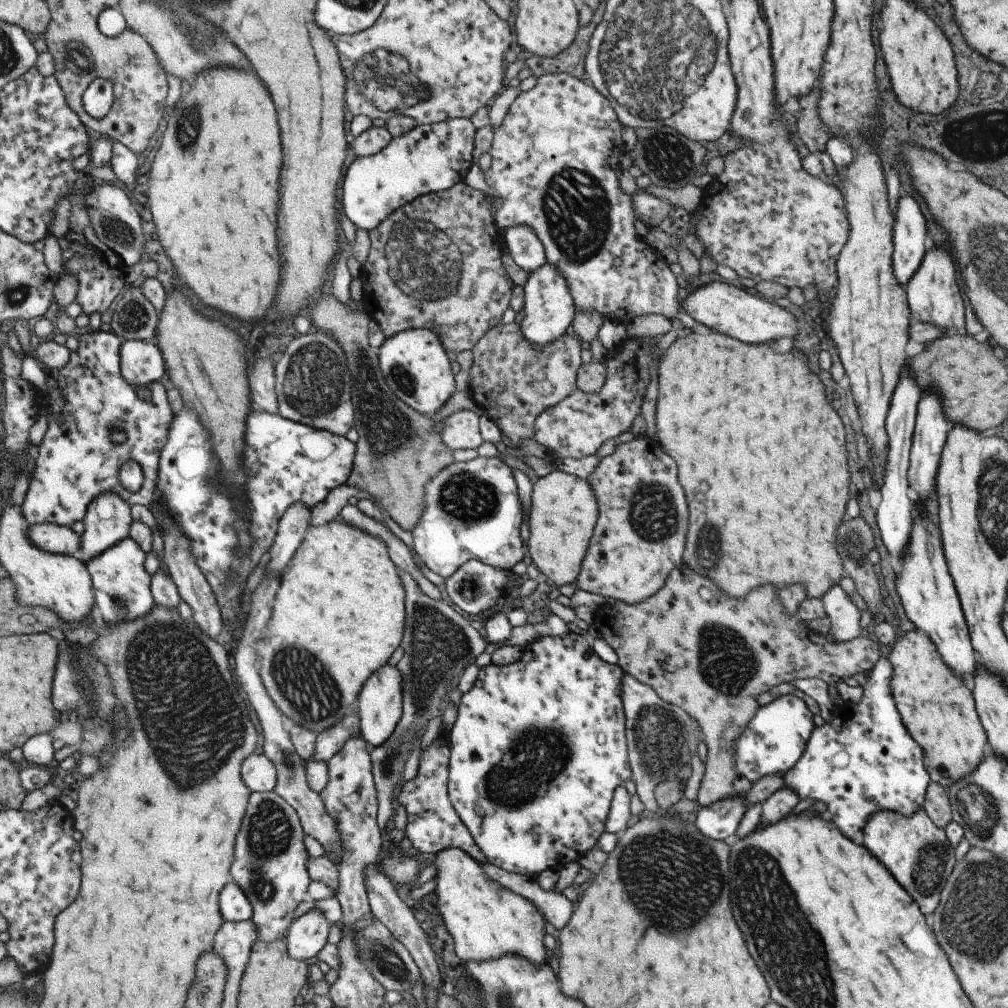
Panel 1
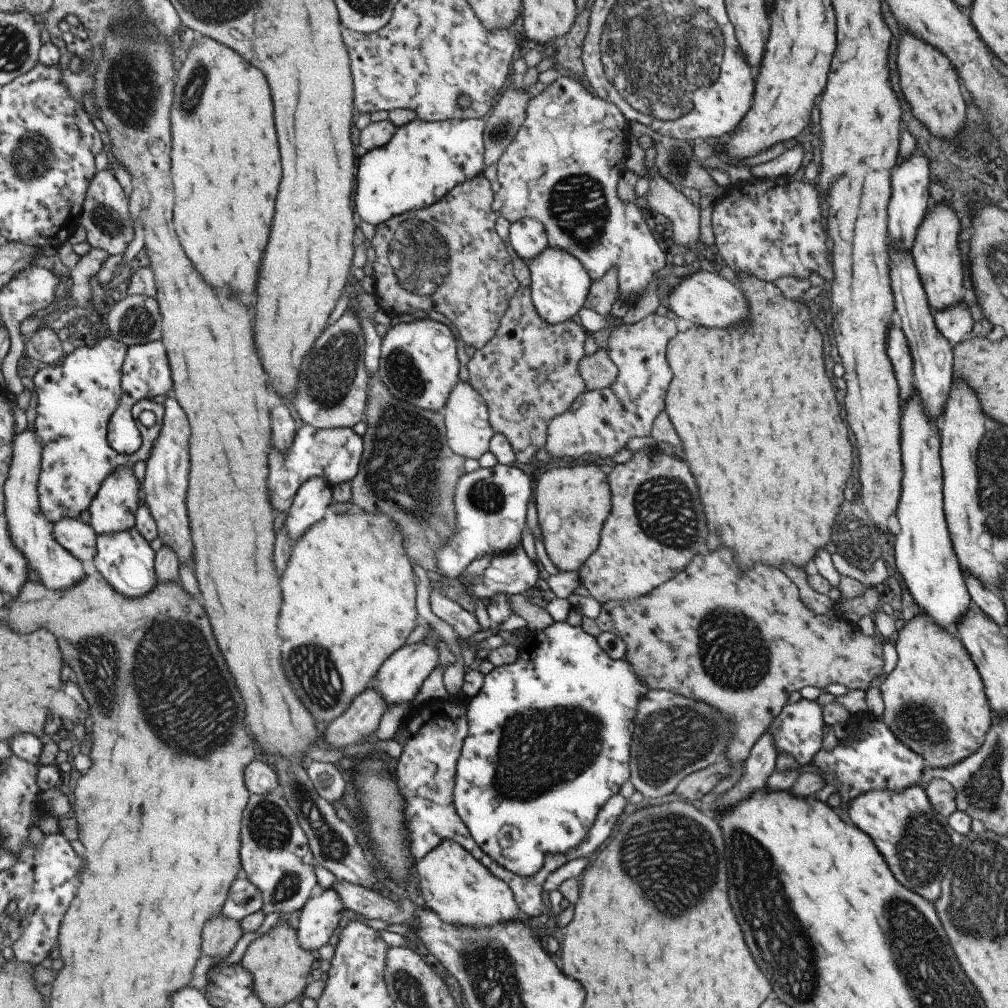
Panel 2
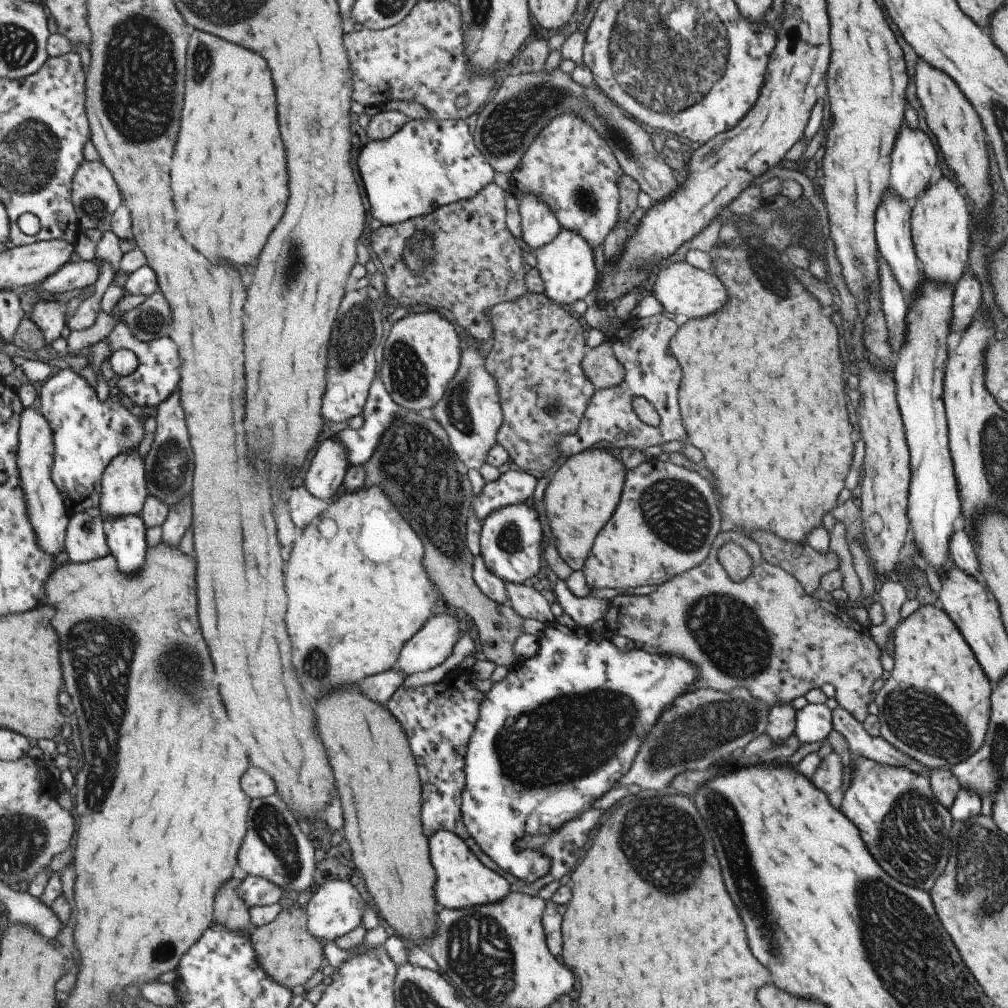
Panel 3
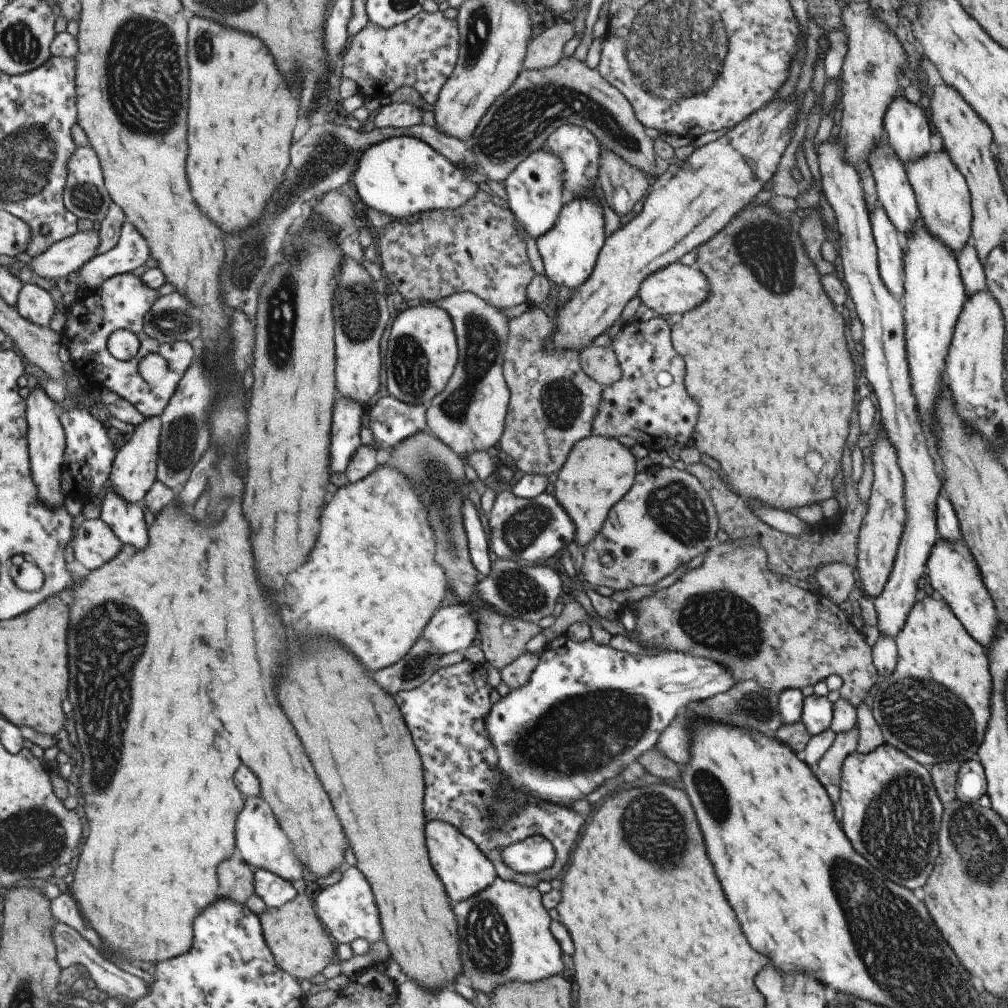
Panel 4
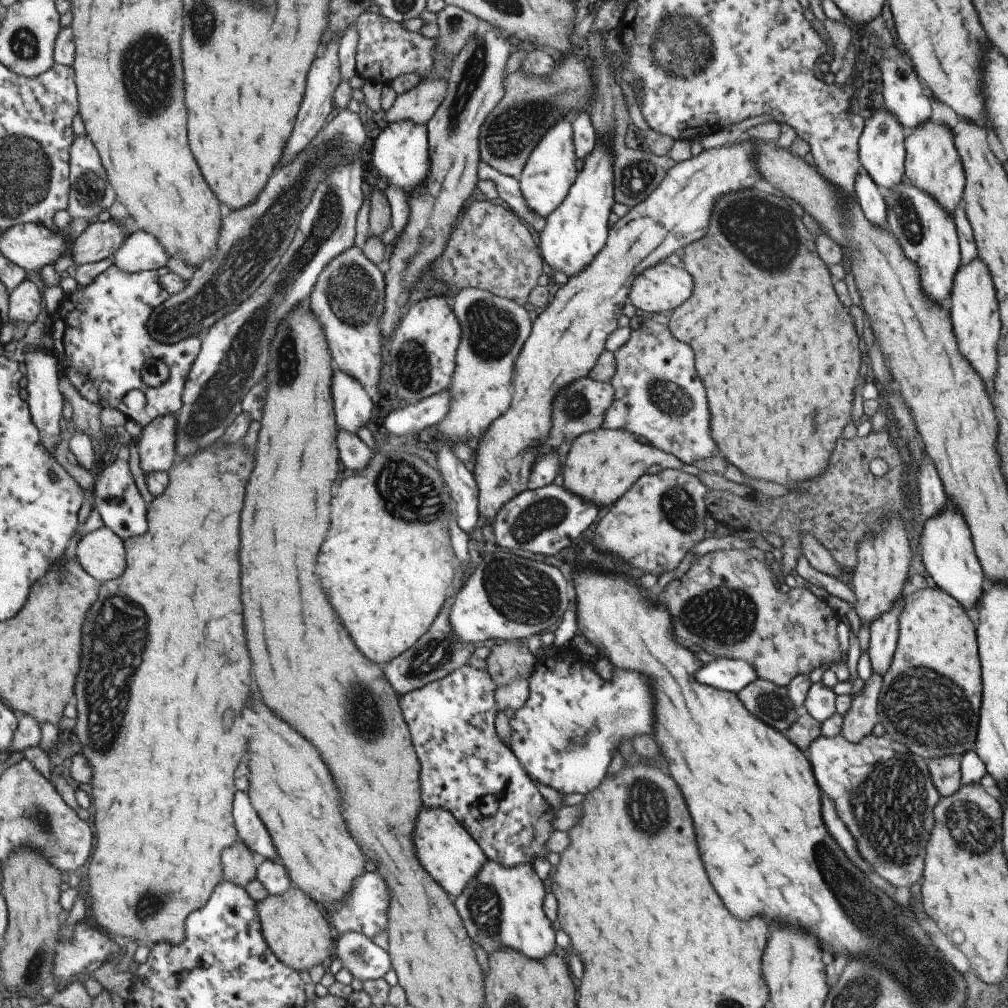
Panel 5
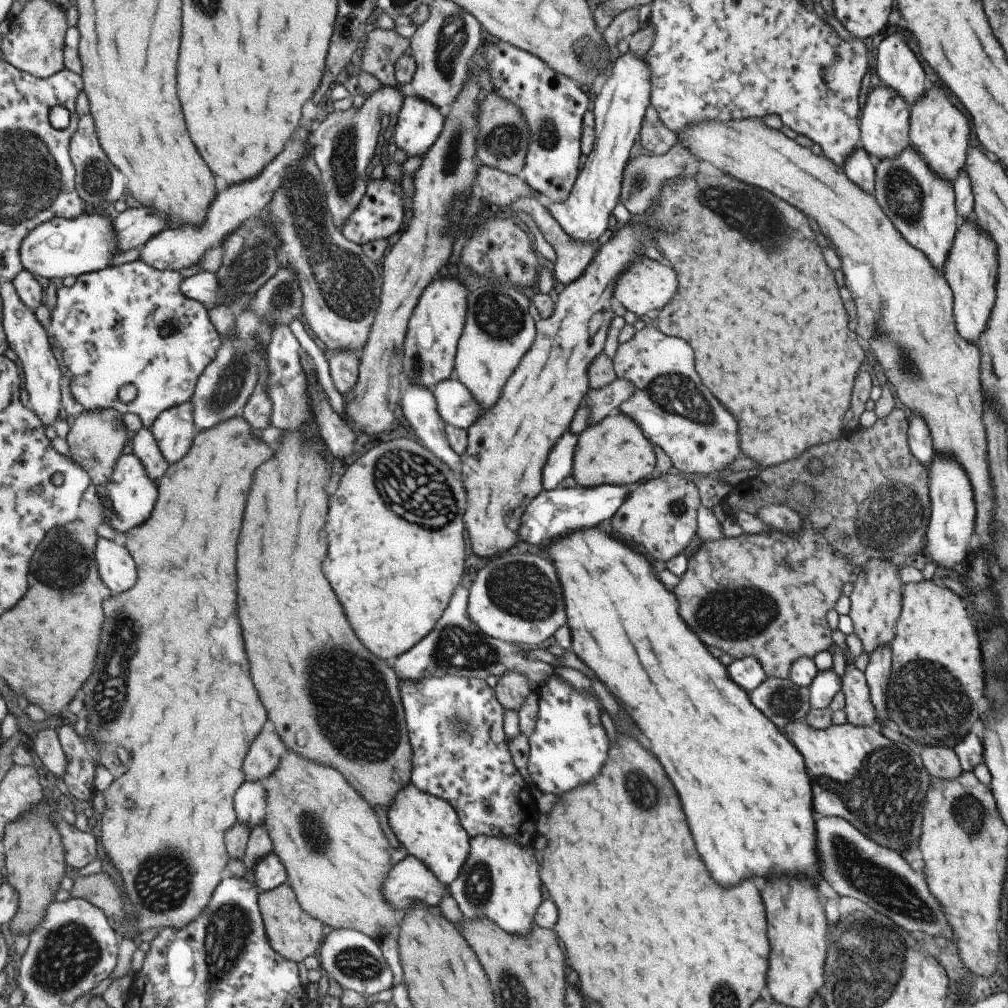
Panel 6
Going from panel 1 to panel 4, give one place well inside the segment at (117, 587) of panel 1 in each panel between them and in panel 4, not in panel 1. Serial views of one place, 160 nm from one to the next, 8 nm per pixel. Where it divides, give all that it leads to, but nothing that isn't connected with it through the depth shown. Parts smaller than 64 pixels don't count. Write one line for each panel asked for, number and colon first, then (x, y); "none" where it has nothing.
2: (125, 559)
3: (127, 535)
4: (127, 519)

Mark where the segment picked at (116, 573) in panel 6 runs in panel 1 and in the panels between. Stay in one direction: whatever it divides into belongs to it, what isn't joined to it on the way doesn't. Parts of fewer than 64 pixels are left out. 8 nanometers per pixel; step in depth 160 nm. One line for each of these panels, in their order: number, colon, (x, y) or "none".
1: (54, 538)
2: (80, 538)
3: (86, 540)
4: (95, 544)
5: (102, 552)

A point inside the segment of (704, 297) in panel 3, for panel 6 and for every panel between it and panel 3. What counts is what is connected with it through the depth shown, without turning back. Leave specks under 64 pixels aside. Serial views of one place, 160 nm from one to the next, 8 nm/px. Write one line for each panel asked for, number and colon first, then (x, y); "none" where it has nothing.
4: (676, 288)
5: (660, 288)
6: (645, 286)

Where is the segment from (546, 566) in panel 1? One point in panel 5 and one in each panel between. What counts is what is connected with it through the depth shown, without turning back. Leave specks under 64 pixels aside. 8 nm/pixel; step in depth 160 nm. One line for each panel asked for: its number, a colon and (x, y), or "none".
2: (573, 502)
3: (581, 495)
4: (597, 472)
5: (601, 465)

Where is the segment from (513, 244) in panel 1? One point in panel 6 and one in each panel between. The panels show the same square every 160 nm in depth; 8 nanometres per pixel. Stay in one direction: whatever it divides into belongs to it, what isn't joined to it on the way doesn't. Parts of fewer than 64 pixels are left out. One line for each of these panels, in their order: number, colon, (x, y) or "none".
2: (528, 237)
3: (539, 225)
4: (534, 191)
5: (550, 170)
6: (554, 107)

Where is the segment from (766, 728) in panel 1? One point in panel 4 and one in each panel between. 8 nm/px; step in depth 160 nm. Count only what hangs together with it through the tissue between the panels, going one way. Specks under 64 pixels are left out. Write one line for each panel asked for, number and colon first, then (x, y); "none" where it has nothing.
2: (797, 730)
3: (812, 723)
4: (816, 715)

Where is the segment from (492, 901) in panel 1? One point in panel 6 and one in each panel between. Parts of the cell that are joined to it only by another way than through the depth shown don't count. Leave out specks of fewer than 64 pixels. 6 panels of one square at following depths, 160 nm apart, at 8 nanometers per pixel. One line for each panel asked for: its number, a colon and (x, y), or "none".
2: (461, 889)
3: (464, 881)
4: (466, 870)
5: (453, 857)
6: (430, 828)

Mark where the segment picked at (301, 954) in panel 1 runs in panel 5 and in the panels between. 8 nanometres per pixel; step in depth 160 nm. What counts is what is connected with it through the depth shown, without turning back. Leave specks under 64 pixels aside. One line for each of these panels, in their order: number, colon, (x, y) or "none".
2: (322, 917)
3: (337, 908)
4: (349, 910)
5: (366, 910)

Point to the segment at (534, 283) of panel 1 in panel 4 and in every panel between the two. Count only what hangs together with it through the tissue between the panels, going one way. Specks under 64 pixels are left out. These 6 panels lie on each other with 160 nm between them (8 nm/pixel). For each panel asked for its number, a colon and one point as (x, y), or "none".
2: (559, 285)
3: (566, 264)
4: (568, 250)

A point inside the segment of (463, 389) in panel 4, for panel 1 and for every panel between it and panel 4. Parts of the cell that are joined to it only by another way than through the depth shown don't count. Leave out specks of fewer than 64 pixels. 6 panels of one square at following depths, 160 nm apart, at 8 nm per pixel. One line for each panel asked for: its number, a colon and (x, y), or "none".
1: (462, 429)
2: (469, 430)
3: (471, 411)

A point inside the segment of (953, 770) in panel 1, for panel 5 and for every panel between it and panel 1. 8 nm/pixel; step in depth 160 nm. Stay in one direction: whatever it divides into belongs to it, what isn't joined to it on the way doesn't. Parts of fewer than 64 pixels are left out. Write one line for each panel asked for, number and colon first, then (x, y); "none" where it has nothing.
2: (933, 701)
3: (934, 706)
4: (933, 707)
5: (928, 701)

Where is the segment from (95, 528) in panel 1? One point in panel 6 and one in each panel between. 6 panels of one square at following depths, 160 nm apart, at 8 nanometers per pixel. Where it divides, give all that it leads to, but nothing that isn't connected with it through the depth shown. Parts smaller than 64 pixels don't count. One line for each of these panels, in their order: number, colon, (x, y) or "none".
2: (114, 509)
3: (125, 488)
4: (135, 471)
5: (158, 443)
6: (175, 430)

